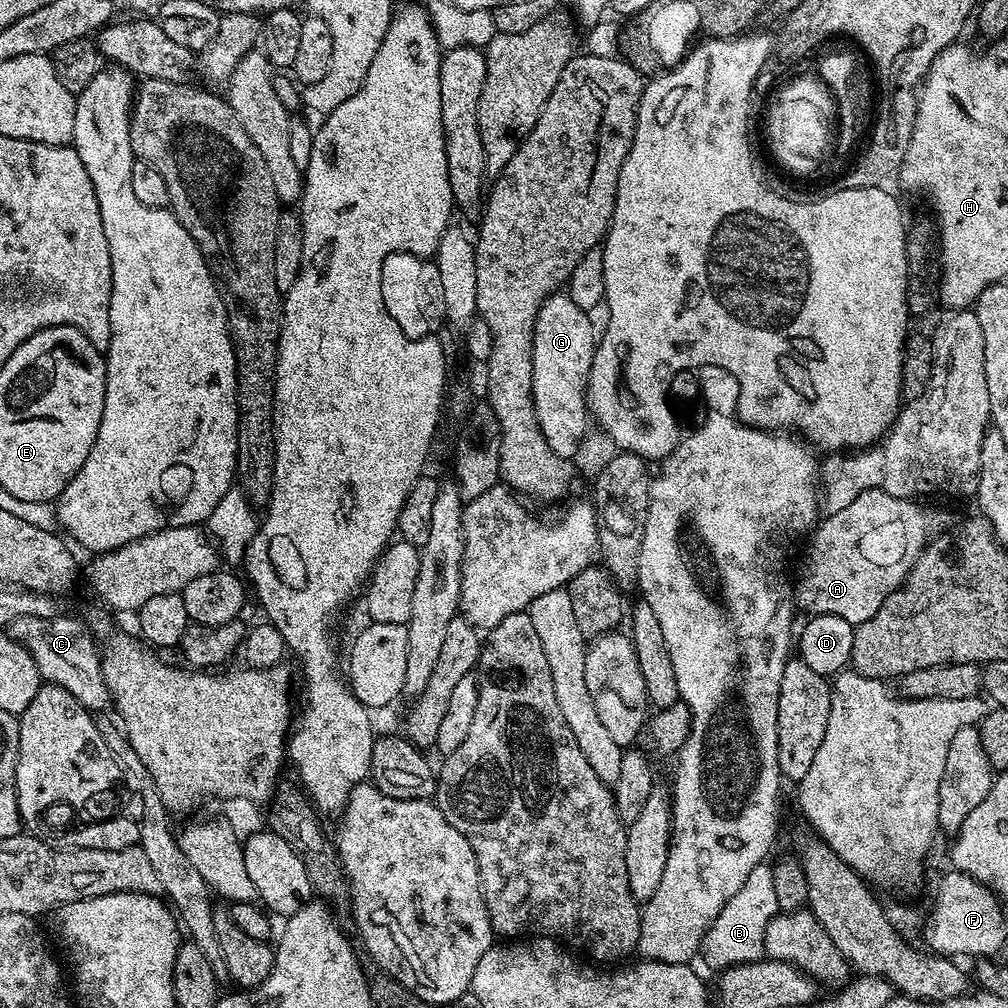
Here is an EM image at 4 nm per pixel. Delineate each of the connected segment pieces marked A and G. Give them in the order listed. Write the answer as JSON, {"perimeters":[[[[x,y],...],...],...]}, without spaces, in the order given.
{"perimeters":[[[[878,487],[858,494],[858,498],[854,498],[846,510],[827,513],[807,537],[804,569],[800,572],[800,581],[794,584],[795,607],[799,611],[801,608],[804,614],[814,616],[834,614],[838,618],[846,618],[846,622],[854,626],[874,618],[888,595],[908,577],[908,571],[915,566],[925,544],[940,530],[935,528],[944,524],[942,513],[932,513],[928,508],[920,509],[920,506],[915,500],[894,498],[894,494],[886,494],[883,487]]],[[[553,294],[547,296],[544,303],[540,305],[540,316],[534,322],[534,386],[532,387],[532,397],[534,398],[534,410],[538,414],[538,426],[542,426],[542,434],[546,438],[546,443],[550,446],[550,450],[554,450],[554,454],[568,458],[575,457],[575,452],[579,450],[580,443],[584,440],[584,431],[588,428],[588,420],[590,424],[590,414],[586,409],[586,387],[589,368],[596,353],[598,332],[592,329],[592,320],[588,316],[591,315],[585,309],[577,306],[567,294]]]]}

